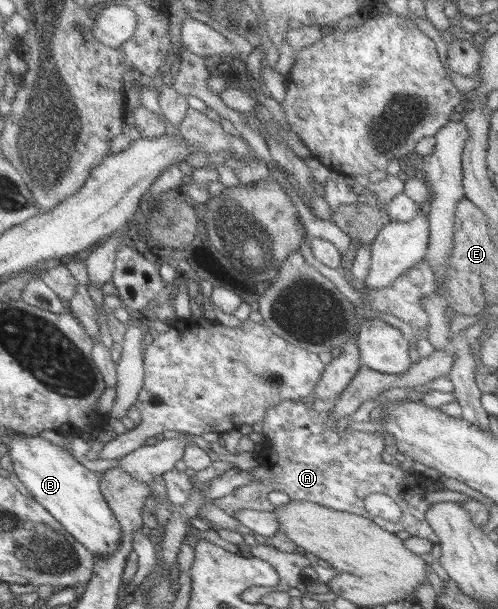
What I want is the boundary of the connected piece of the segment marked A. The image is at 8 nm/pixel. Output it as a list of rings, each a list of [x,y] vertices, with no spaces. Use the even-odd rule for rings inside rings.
[[[300,398],[298,400],[278,402],[276,406],[266,408],[264,415],[260,432],[265,443],[262,444],[260,450],[254,452],[254,458],[258,460],[258,464],[248,470],[248,473],[252,476],[250,482],[235,488],[223,497],[210,500],[214,506],[217,506],[230,516],[234,516],[234,513],[240,510],[269,508],[266,499],[268,492],[279,490],[287,494],[289,500],[292,501],[311,502],[315,505],[325,506],[330,510],[347,512],[370,519],[375,525],[378,525],[378,528],[382,528],[382,530],[386,530],[389,533],[396,533],[402,530],[402,532],[408,532],[410,537],[424,538],[424,540],[432,543],[438,542],[438,538],[436,538],[430,526],[426,524],[426,518],[424,518],[426,509],[430,507],[430,503],[425,501],[424,496],[426,491],[430,491],[431,481],[416,472],[404,472],[398,465],[390,466],[390,464],[382,462],[380,455],[385,447],[386,434],[384,432],[367,432],[360,426],[351,425],[341,435],[337,435],[334,432],[336,423],[327,420],[328,412],[320,410],[315,412],[311,408],[311,404],[303,403]],[[370,493],[388,495],[398,504],[398,508],[403,513],[402,521],[399,525],[366,512],[363,507],[363,500]]]

